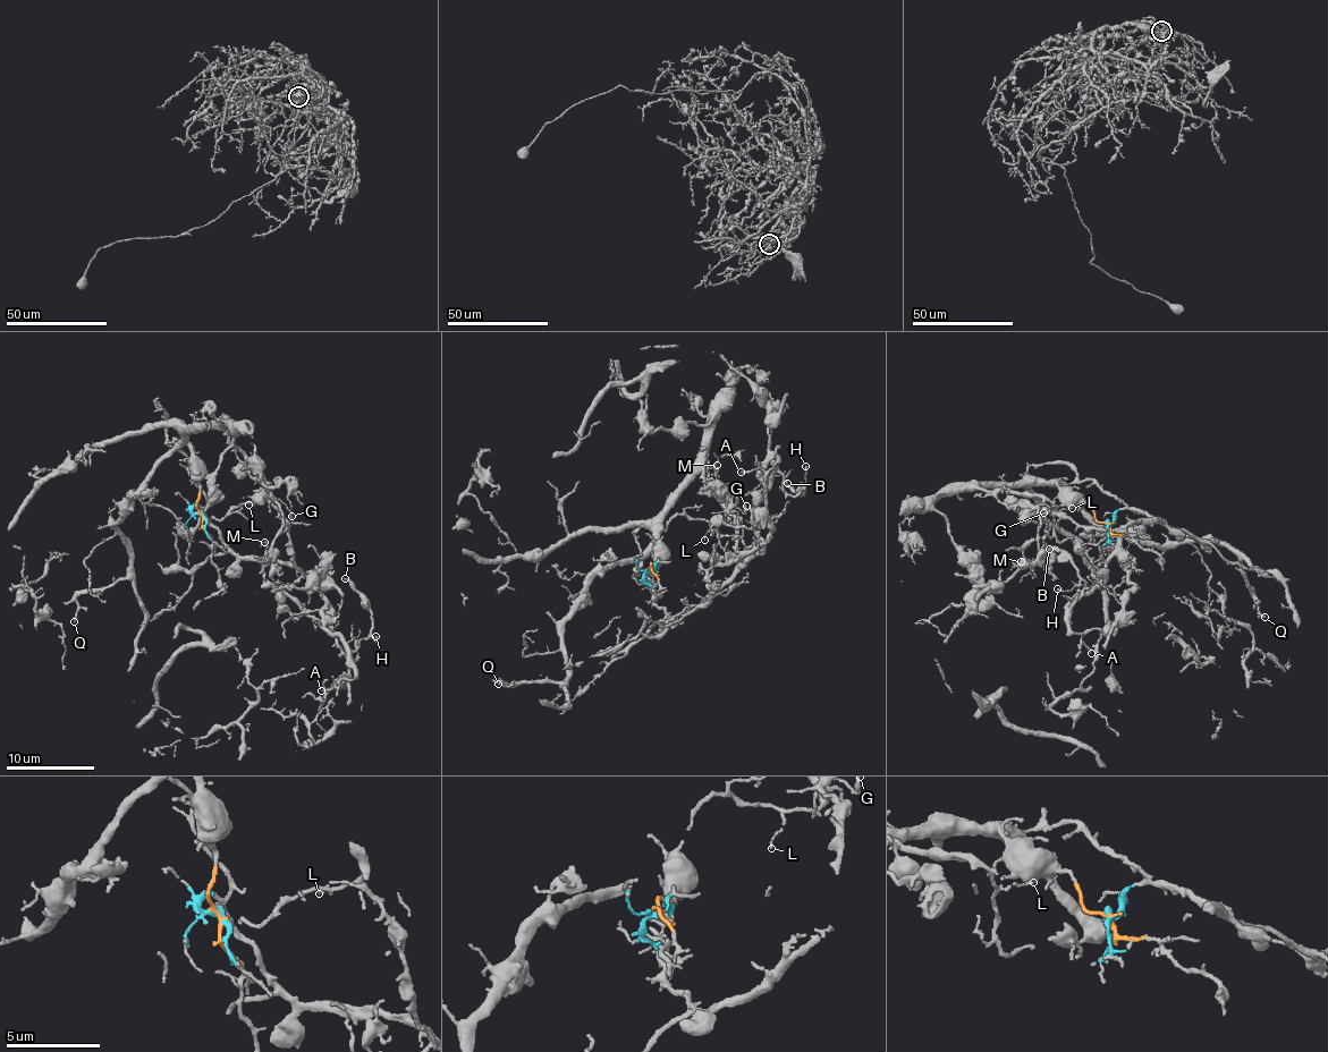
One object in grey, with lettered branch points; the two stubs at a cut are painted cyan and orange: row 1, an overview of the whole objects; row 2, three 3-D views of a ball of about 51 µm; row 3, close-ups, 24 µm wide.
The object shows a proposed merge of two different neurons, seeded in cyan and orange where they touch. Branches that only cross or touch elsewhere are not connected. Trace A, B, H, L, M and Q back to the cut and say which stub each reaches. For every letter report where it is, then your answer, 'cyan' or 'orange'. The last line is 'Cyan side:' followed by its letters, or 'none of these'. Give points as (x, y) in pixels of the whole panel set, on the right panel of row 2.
A: place (1091, 653); cyan
B: place (1049, 549); cyan
H: place (1057, 588); cyan
L: place (1072, 508); orange
M: place (1021, 561); orange
Q: place (1265, 617); orange
Cyan side: A, B, H

